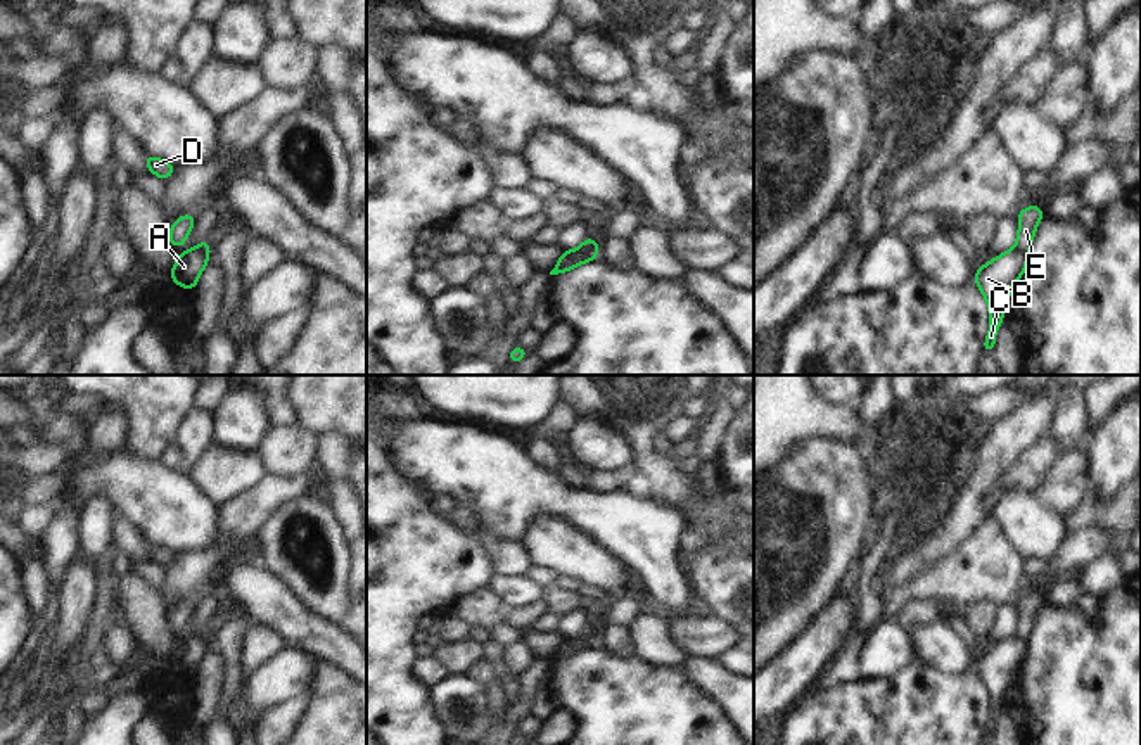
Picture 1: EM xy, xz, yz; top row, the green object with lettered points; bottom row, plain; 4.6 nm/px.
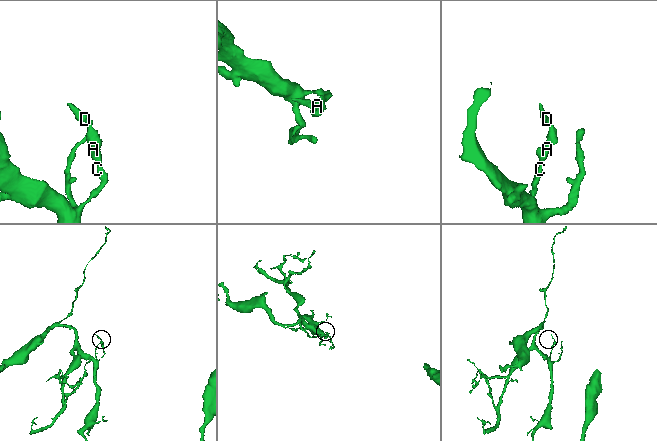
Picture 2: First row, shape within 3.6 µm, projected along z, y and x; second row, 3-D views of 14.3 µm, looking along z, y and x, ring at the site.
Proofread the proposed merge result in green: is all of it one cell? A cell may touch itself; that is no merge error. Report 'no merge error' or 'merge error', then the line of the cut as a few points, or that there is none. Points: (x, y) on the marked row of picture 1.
merge error; cut xz (595, 242), (583, 254), (573, 251)

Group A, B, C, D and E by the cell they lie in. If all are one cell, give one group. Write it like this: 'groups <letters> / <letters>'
groups A B C / D E

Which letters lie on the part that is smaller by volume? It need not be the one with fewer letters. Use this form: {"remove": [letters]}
{"remove": ["D", "E"]}

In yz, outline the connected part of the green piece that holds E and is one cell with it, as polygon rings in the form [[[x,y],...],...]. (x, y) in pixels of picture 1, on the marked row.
[[[1039,204],[1018,211],[1020,228],[1017,233],[1015,251],[1029,254],[1037,223],[1042,220],[1042,216],[1044,213],[1041,211]]]

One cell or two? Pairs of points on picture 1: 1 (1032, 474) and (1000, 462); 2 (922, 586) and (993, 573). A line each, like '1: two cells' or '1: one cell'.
1: two cells
2: one cell

